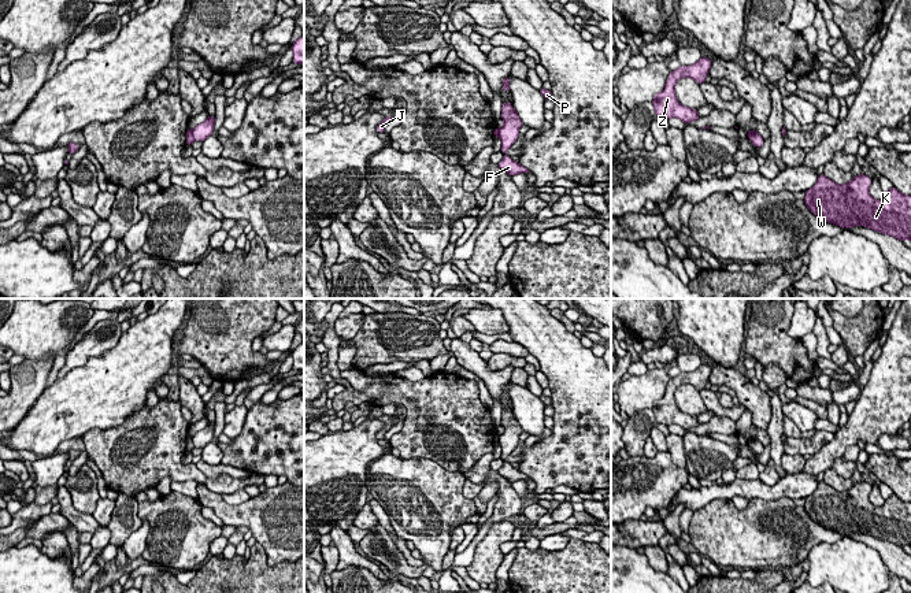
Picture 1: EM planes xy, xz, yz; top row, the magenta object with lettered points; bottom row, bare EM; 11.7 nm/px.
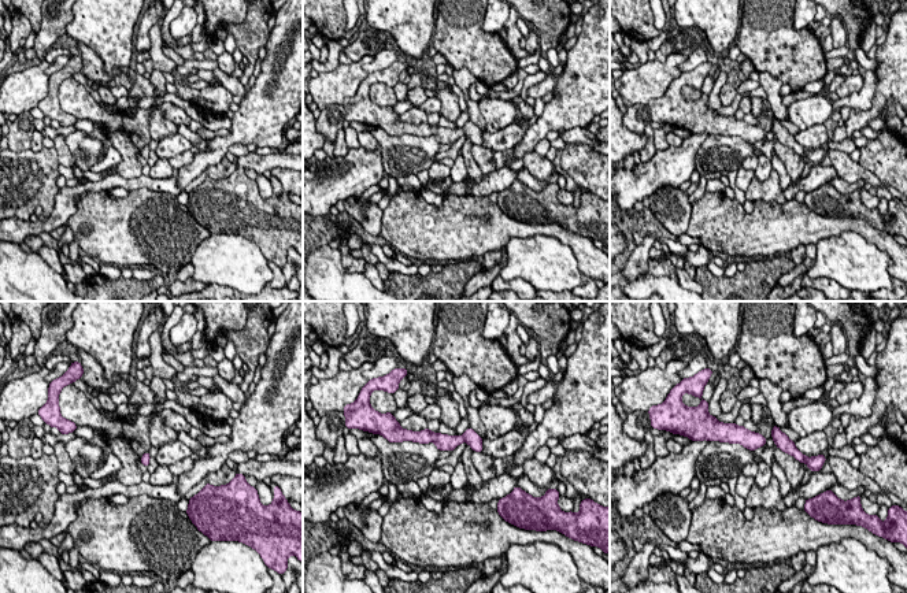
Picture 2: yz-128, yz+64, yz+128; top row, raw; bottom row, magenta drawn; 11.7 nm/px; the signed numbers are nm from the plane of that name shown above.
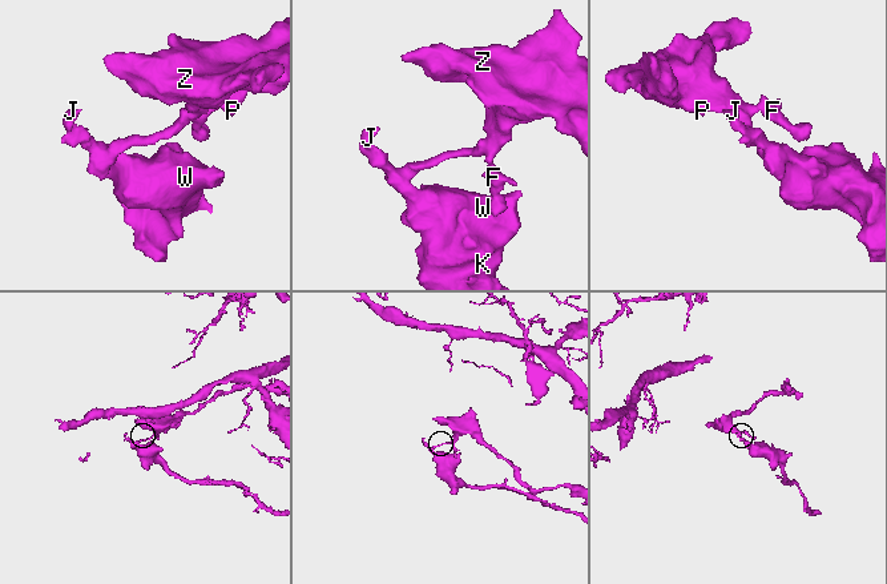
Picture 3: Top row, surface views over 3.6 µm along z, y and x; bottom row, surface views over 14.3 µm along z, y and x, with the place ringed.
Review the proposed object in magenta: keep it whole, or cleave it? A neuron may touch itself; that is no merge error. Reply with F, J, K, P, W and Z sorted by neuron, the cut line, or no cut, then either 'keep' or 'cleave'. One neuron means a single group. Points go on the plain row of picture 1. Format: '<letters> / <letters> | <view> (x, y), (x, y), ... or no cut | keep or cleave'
F P Z / J K W | xy (191, 437), (195, 447) | cleave

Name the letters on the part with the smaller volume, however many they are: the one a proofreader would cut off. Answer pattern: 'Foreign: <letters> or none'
Foreign: F, P, Z

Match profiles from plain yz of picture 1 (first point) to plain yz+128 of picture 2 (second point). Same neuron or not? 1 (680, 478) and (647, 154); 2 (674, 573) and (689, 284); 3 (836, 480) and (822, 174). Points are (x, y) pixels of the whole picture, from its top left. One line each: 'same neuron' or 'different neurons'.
1: different neurons
2: same neuron
3: different neurons

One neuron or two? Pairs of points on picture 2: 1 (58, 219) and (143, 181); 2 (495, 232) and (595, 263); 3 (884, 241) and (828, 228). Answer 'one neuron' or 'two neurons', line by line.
1: one neuron
2: one neuron
3: one neuron

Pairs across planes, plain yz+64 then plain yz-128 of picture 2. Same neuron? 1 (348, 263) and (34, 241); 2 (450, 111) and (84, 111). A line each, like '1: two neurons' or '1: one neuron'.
1: one neuron
2: two neurons

